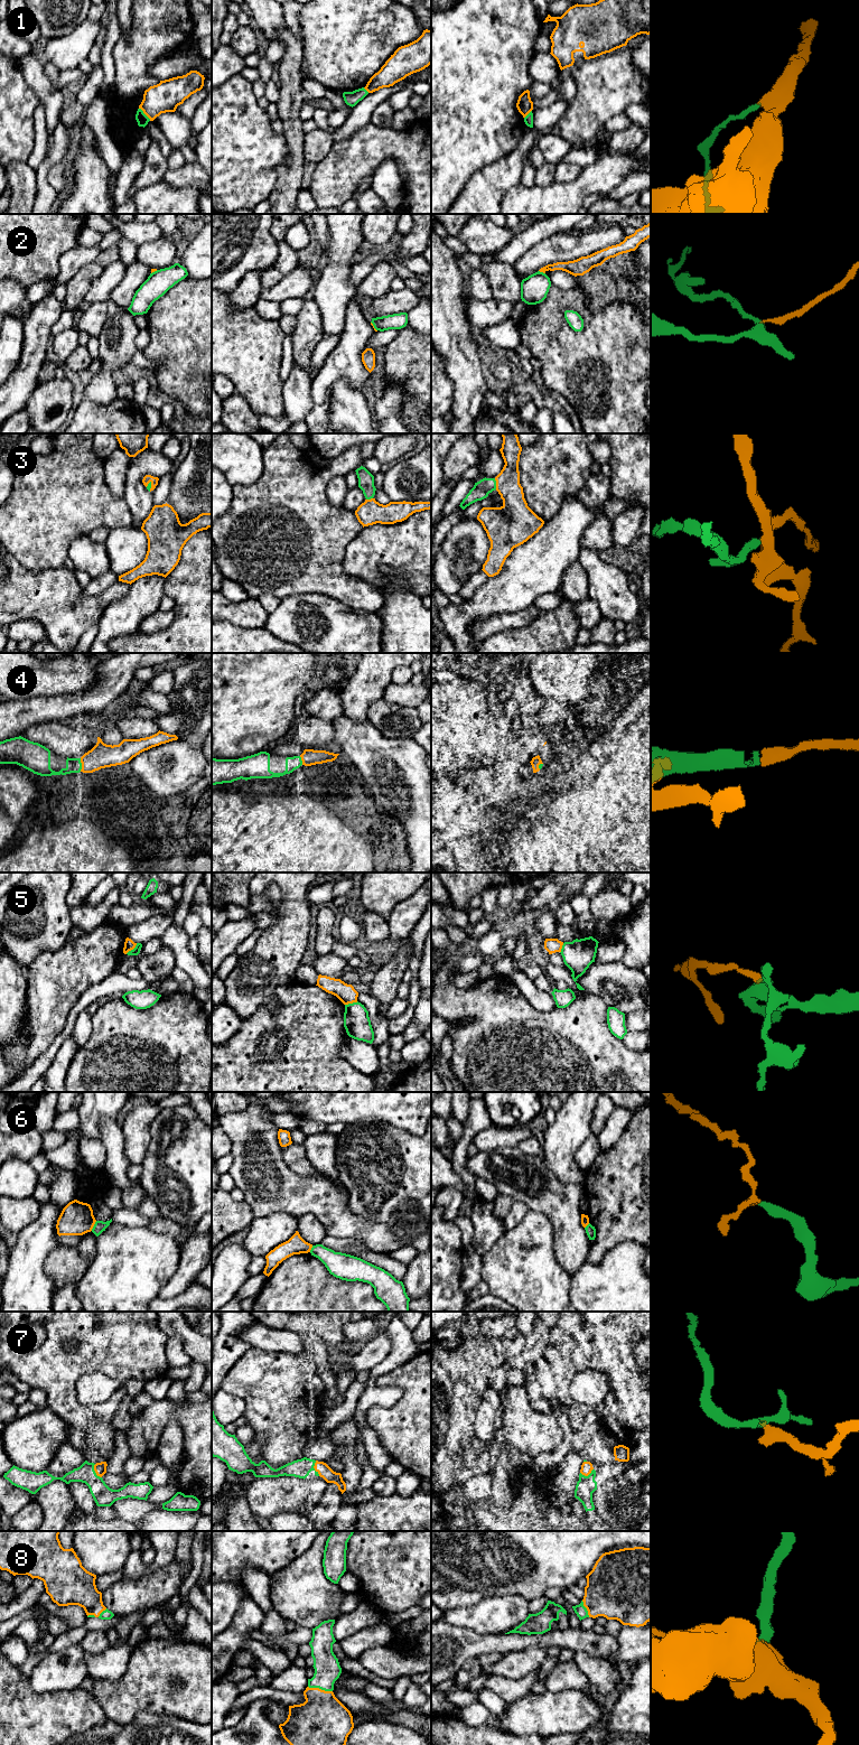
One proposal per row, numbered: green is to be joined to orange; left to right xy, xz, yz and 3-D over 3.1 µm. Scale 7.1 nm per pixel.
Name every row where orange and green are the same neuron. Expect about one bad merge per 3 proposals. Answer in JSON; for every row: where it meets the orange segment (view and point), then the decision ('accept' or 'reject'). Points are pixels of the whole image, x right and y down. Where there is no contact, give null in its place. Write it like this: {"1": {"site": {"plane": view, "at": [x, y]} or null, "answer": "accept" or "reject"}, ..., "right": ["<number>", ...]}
{"1": {"site": {"plane": "xy", "at": [145, 113]}, "answer": "reject"}, "2": {"site": {"plane": "yz", "at": [542, 271]}, "answer": "reject"}, "3": {"site": {"plane": "yz", "at": [496, 484]}, "answer": "accept"}, "4": {"site": {"plane": "xy", "at": [82, 765]}, "answer": "accept"}, "5": {"site": {"plane": "xy", "at": [131, 949]}, "answer": "reject"}, "6": {"site": {"plane": "xy", "at": [93, 1225]}, "answer": "reject"}, "7": {"site": {"plane": "xz", "at": [314, 1467]}, "answer": "accept"}, "8": {"site": {"plane": "xz", "at": [320, 1689]}, "answer": "accept"}, "right": ["3", "4", "7", "8"]}

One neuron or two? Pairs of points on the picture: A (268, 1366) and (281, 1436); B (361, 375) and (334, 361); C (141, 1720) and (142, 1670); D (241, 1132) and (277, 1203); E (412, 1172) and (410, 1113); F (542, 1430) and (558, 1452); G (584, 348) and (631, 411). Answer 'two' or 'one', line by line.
A: one
B: one
C: two
D: one
E: two
F: two
G: one

